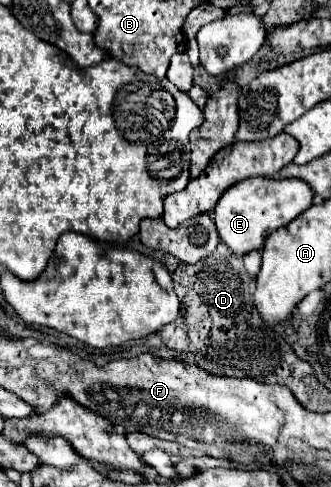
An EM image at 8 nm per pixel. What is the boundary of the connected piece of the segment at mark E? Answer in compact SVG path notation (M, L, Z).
M298 179L244 181L242 185L230 189L226 197L220 197L218 205L214 207L214 223L218 227L220 239L230 247L234 255L242 257L252 251L262 251L266 237L304 213L312 205L312 197L312 189Z

